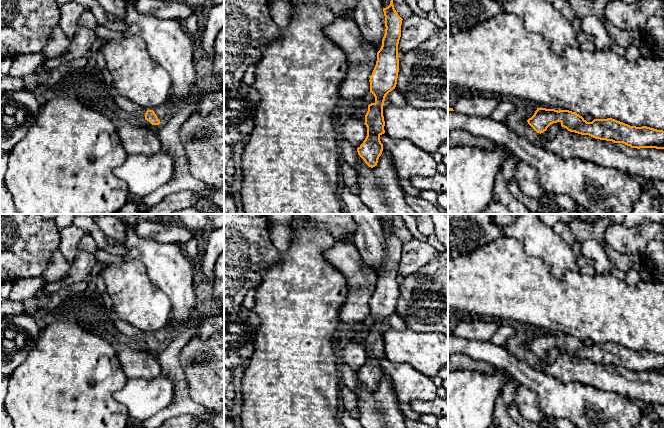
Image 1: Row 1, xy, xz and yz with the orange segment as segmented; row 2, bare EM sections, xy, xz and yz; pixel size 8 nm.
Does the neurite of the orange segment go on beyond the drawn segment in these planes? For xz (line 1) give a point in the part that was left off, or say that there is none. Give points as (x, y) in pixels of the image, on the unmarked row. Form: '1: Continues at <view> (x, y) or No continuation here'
1: No continuation here

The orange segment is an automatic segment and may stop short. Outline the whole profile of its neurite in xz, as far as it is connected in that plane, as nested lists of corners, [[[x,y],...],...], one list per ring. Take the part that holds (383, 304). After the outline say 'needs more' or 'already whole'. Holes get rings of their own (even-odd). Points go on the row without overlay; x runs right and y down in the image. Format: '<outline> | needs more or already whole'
[[[393,223],[390,225],[390,229],[383,232],[385,240],[385,258],[382,263],[382,270],[377,276],[377,285],[370,300],[370,317],[375,321],[375,326],[368,329],[368,335],[365,339],[365,349],[367,351],[367,360],[363,367],[357,372],[358,379],[365,385],[365,387],[373,392],[377,389],[378,383],[383,375],[383,368],[380,365],[380,360],[385,357],[383,329],[386,319],[395,313],[397,308],[398,296],[399,296],[399,283],[398,283],[398,268],[401,261],[401,249],[402,242],[396,236]]] | already whole

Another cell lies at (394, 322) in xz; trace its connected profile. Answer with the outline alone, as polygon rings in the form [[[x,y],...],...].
[[[393,313],[386,319],[384,327],[400,331],[408,329],[406,323],[396,313]]]

